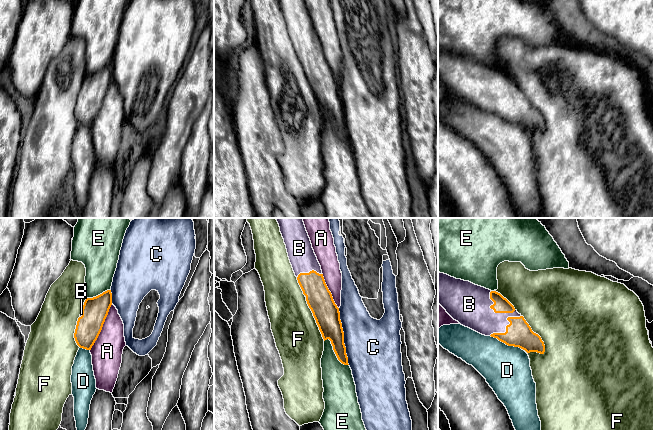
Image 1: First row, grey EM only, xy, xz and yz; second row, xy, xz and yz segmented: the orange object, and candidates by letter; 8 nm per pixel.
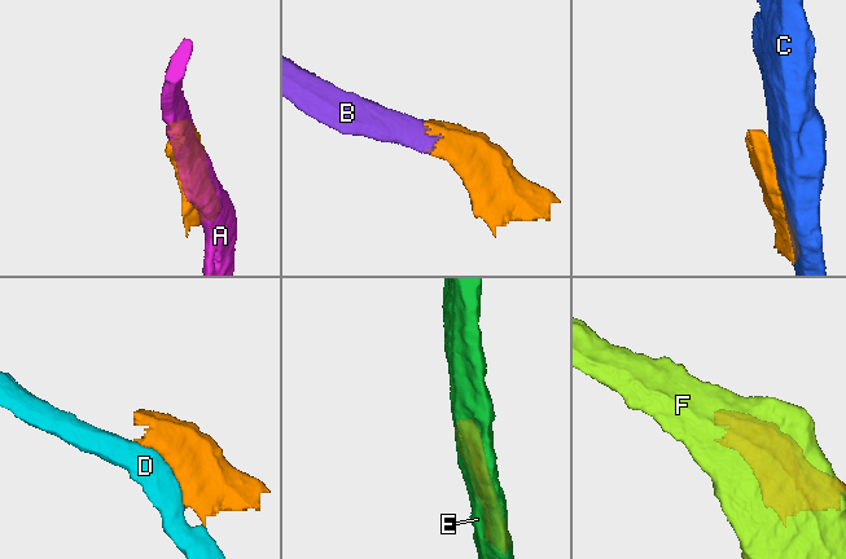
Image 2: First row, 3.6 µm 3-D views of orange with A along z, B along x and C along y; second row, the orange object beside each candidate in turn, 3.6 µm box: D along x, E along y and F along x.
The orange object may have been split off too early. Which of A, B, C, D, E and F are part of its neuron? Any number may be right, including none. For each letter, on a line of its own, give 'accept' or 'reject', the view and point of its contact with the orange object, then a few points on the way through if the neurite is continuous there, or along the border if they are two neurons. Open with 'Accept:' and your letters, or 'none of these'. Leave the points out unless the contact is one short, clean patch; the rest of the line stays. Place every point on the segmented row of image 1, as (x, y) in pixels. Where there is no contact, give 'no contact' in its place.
Accept: B
A: reject; meets orange in xy at (102, 326)
B: accept; meets orange in yz at (506, 326)
C: reject; meets orange in xz at (343, 336)
D: reject; meets orange in yz at (506, 344)
E: reject; meets orange in xz at (335, 353)
F: reject; meets orange in yz at (537, 334)

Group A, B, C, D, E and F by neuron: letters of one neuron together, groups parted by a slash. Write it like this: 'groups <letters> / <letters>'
groups A / B / C / D / E / F

